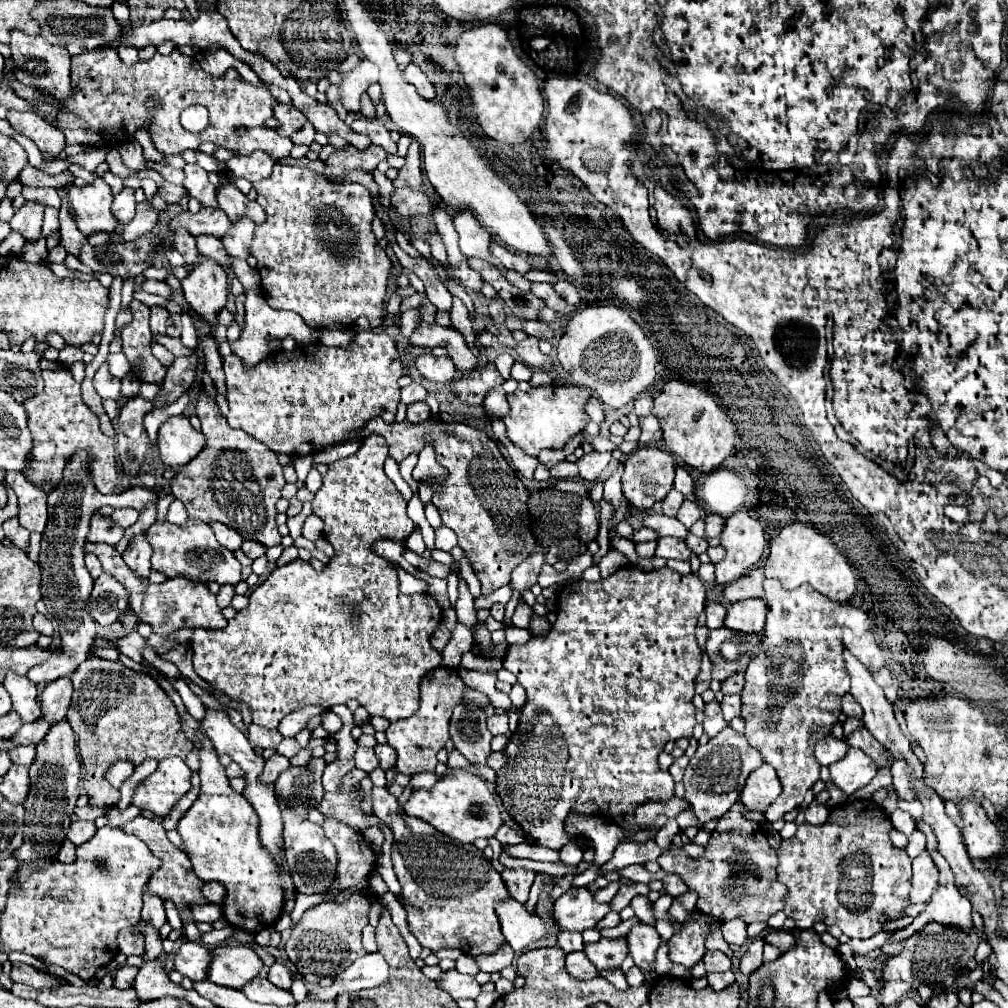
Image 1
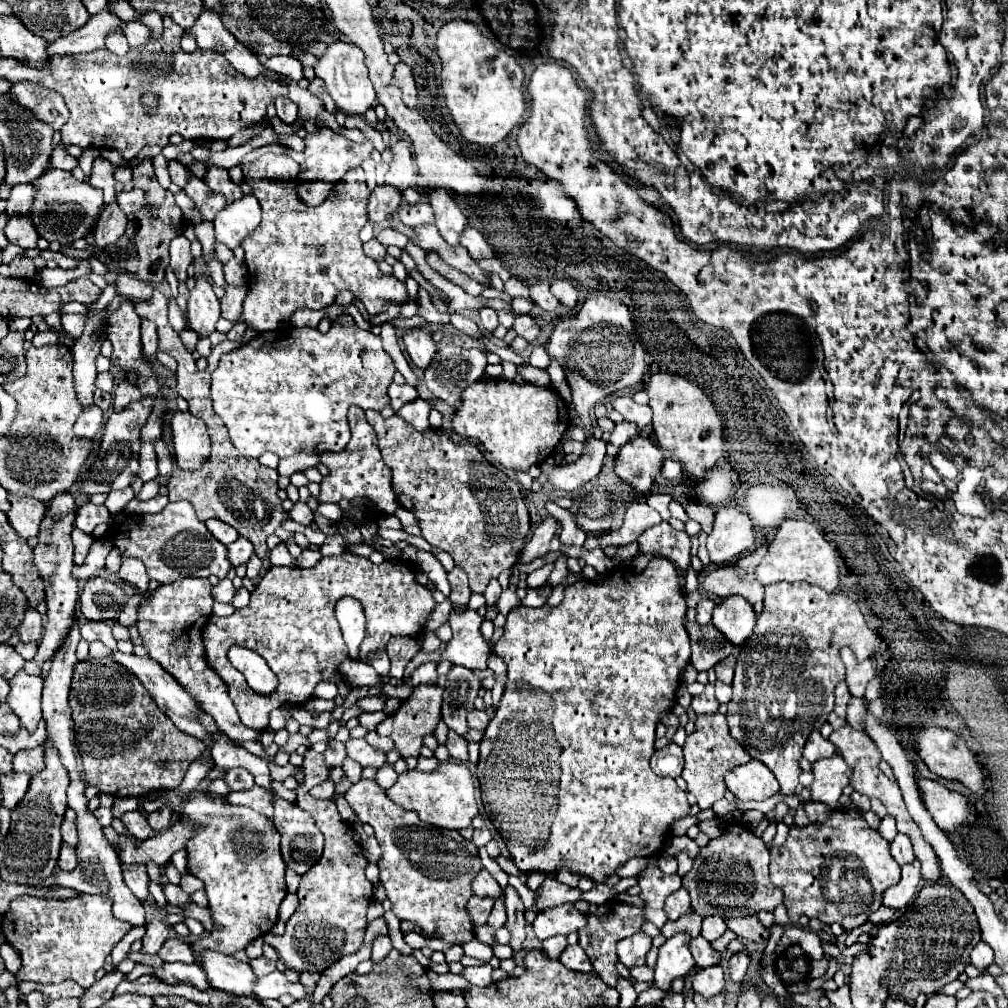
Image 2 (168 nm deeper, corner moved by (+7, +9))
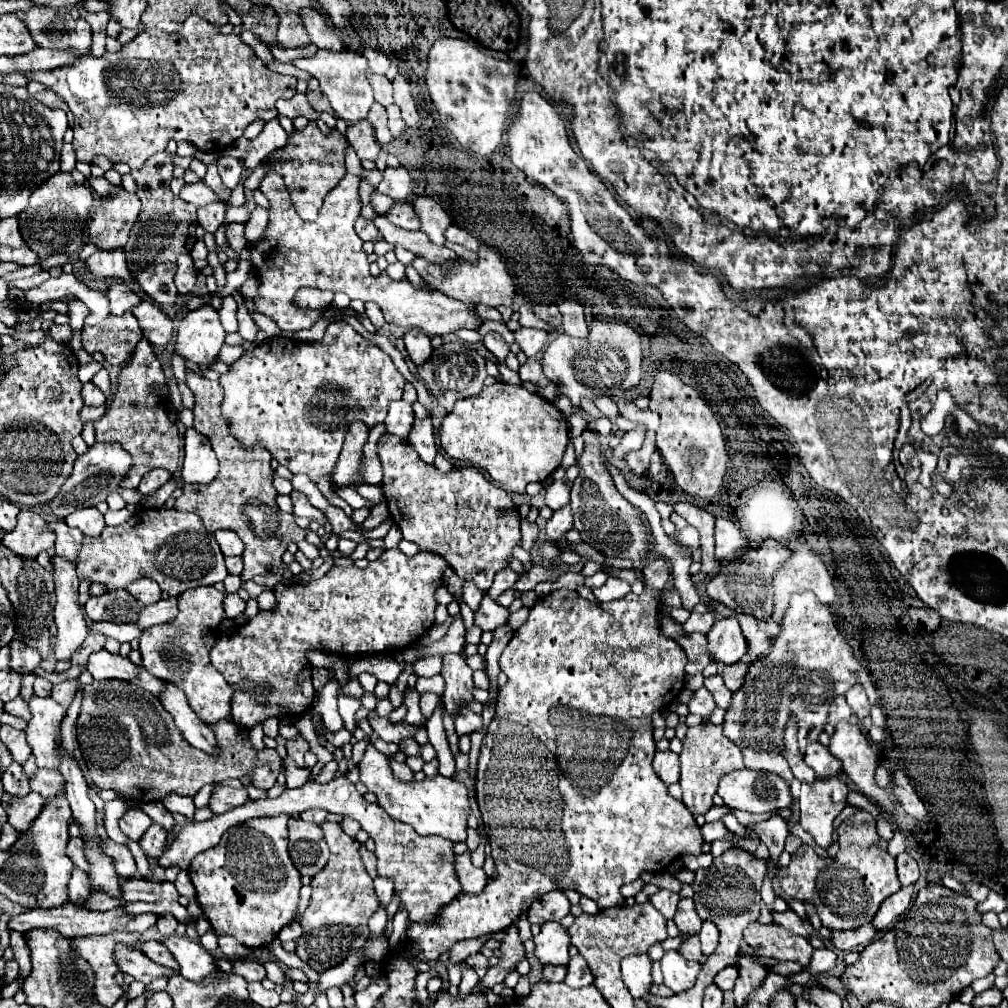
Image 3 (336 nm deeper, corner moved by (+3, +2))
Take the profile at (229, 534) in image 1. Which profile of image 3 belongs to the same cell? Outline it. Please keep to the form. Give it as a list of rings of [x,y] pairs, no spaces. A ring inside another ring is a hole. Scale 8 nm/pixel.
[[[218,530],[218,532],[214,532],[214,536],[216,536],[224,556],[240,556],[242,554],[244,546],[242,546],[242,540],[238,538],[238,534],[234,534],[230,530]]]

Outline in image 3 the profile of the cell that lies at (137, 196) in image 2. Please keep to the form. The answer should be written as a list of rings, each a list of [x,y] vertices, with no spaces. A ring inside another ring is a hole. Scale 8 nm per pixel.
[[[123,189],[119,194],[106,196],[106,202],[90,216],[90,240],[110,250],[124,246],[140,212],[141,201],[135,193]]]

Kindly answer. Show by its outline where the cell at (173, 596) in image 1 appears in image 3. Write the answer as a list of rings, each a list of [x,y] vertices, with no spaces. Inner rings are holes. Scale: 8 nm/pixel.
[[[198,588],[186,590],[186,594],[178,596],[178,616],[168,624],[158,624],[142,630],[140,634],[140,654],[142,666],[150,670],[150,674],[162,678],[184,690],[192,710],[206,724],[218,724],[220,720],[232,720],[230,698],[236,692],[236,686],[228,684],[224,676],[210,662],[210,646],[220,636],[220,622],[224,618],[222,600],[224,592],[216,588]]]

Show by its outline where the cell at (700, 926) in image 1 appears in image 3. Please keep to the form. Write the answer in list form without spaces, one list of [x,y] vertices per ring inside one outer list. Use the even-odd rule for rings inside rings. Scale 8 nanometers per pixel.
[[[678,950],[666,952],[664,958],[660,960],[660,966],[662,966],[662,974],[664,974],[664,984],[676,994],[692,988],[696,984],[700,968],[702,968],[698,962],[682,958],[682,954]]]

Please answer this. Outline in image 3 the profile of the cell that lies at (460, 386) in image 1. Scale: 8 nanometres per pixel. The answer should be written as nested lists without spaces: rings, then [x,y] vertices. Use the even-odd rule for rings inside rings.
[[[448,342],[434,350],[434,354],[430,356],[430,362],[426,362],[426,366],[418,368],[418,376],[426,382],[430,394],[440,402],[440,406],[444,406],[446,410],[452,410],[456,400],[468,398],[468,396],[478,396],[488,374],[486,374],[484,358],[476,350],[466,348],[464,344],[458,344],[458,342]]]

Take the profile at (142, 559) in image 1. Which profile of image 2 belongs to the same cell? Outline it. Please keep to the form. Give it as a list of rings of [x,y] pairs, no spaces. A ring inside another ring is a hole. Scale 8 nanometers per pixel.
[[[124,559],[122,561],[122,567],[116,575],[120,581],[126,581],[130,585],[134,585],[138,591],[148,591],[148,583],[150,583],[150,577],[146,575],[146,567],[142,561],[138,559]]]

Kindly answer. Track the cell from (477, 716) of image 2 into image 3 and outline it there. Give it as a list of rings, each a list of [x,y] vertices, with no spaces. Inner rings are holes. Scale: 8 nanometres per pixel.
[[[466,708],[466,710],[462,710],[462,714],[458,714],[454,724],[456,724],[456,734],[458,736],[470,736],[472,732],[482,728],[482,716],[472,712],[470,708]]]

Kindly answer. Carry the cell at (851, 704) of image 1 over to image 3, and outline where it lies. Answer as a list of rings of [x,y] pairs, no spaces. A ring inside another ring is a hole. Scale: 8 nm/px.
[[[838,696],[838,698],[832,702],[832,706],[830,706],[830,718],[828,718],[828,722],[830,722],[832,726],[836,726],[836,724],[842,722],[842,720],[854,722],[854,712],[852,712],[850,706],[846,704],[846,698],[844,698],[844,696]]]

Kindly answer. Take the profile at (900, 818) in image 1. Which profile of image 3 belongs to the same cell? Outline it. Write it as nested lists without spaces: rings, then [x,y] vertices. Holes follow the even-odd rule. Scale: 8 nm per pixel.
[[[894,834],[892,840],[888,840],[888,852],[892,856],[898,856],[902,850],[906,850],[906,838],[904,834]]]

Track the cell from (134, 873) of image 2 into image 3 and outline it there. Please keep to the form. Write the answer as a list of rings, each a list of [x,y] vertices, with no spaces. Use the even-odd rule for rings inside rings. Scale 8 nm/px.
[[[104,838],[104,846],[102,848],[106,850],[106,854],[110,854],[110,858],[114,858],[116,868],[118,868],[118,876],[122,878],[122,882],[126,882],[126,880],[136,876],[136,872],[138,872],[136,870],[136,862],[134,862],[134,856],[130,854],[128,846],[116,844],[110,838]]]

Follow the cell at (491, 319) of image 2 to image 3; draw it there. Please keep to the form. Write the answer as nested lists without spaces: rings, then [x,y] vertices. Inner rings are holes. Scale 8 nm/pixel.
[[[488,332],[486,336],[484,336],[484,346],[500,360],[500,362],[504,362],[504,358],[506,358],[506,354],[508,354],[508,344],[504,342],[504,338],[502,338],[502,334],[498,334],[498,332]]]

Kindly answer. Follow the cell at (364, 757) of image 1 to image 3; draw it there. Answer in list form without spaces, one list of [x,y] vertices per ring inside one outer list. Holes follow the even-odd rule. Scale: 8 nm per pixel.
[[[368,744],[358,768],[360,768],[360,782],[364,782],[366,788],[378,796],[378,804],[394,820],[410,824],[422,836],[436,834],[442,838],[450,838],[452,842],[466,840],[468,830],[466,818],[470,814],[470,796],[466,784],[458,782],[456,778],[446,778],[440,774],[434,778],[424,778],[420,782],[416,780],[400,782],[394,778],[390,759],[374,750],[372,744]]]

